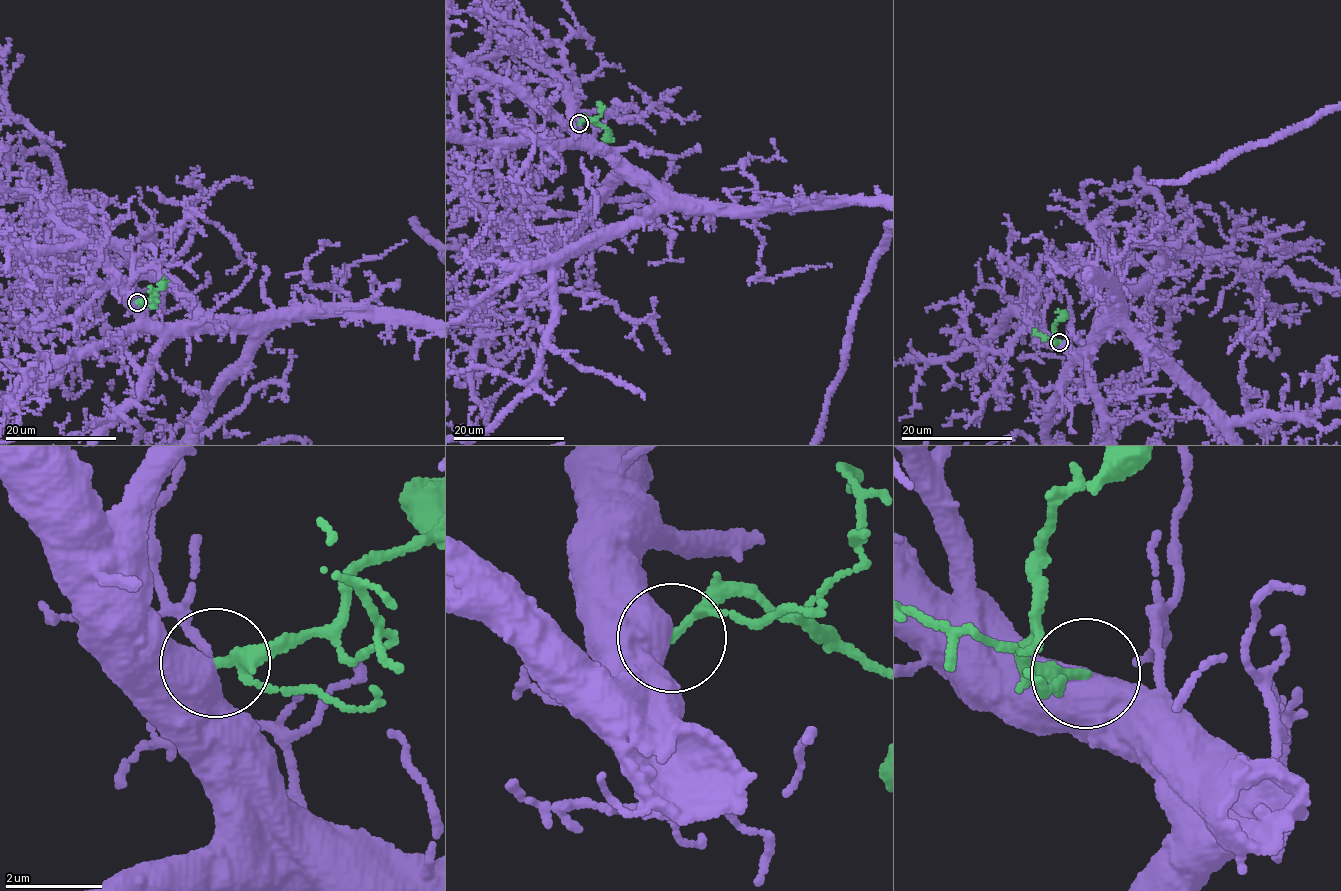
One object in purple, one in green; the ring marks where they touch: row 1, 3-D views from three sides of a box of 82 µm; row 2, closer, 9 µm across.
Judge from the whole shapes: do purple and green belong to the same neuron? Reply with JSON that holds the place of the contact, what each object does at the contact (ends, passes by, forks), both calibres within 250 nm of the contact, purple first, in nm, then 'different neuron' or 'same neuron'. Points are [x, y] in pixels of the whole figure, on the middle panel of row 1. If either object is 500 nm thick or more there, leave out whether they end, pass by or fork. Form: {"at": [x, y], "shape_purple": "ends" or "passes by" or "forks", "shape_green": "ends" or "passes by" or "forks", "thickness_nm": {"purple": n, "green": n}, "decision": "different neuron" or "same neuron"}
{"at": [579, 123], "thickness_nm": {"purple": 700, "green": 150}, "decision": "different neuron"}

